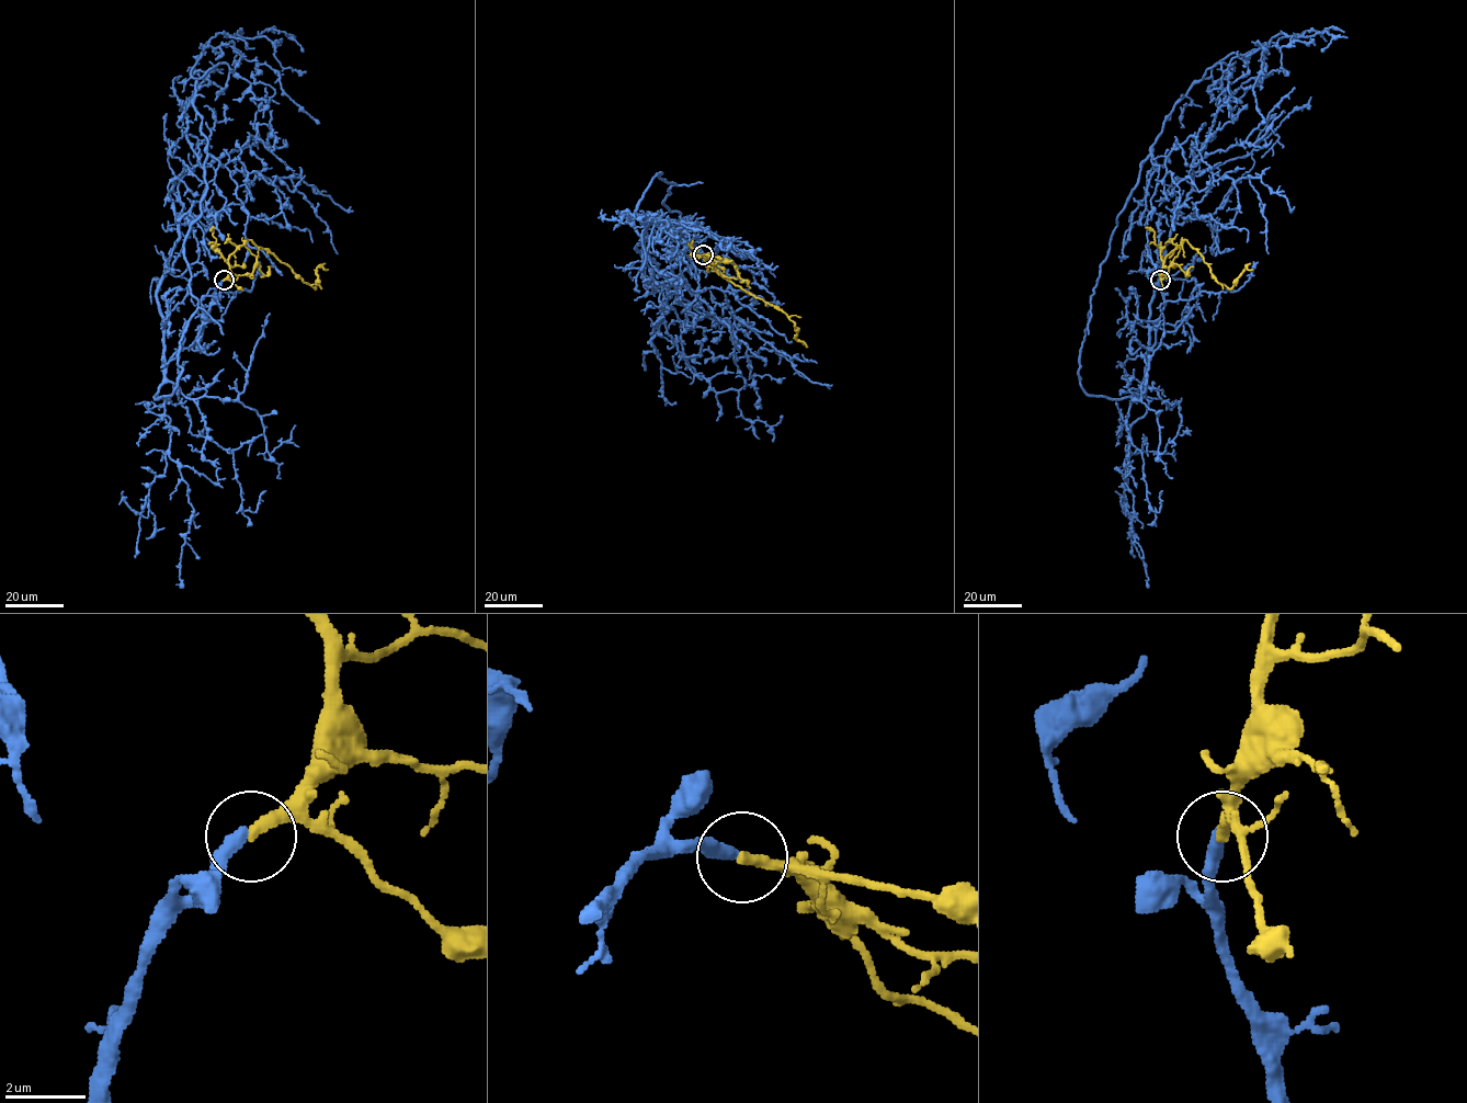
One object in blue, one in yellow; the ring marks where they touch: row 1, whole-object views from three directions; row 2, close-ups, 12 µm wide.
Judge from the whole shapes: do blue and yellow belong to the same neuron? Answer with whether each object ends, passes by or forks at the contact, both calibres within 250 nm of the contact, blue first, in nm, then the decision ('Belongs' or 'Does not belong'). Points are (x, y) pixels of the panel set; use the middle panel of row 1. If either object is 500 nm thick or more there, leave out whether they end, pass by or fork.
At the ring blue ends. At the ring yellow ends. Thickness 360 nm (blue) against 320 nm. Belongs

